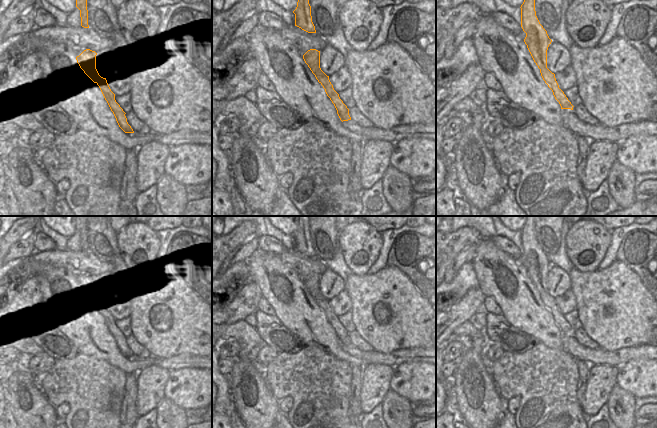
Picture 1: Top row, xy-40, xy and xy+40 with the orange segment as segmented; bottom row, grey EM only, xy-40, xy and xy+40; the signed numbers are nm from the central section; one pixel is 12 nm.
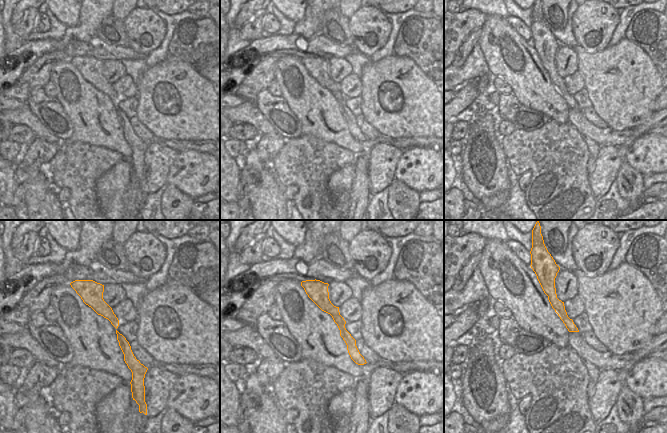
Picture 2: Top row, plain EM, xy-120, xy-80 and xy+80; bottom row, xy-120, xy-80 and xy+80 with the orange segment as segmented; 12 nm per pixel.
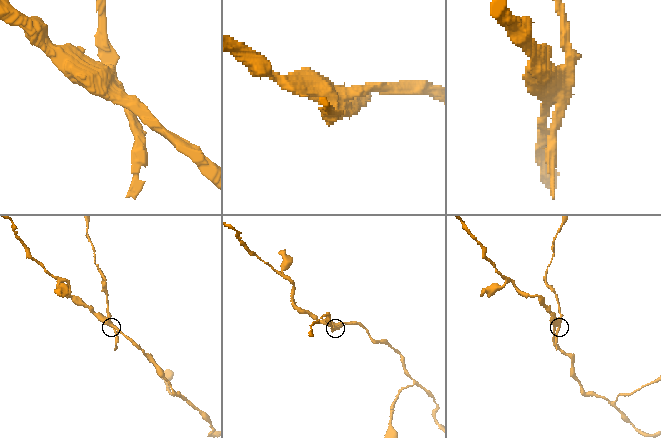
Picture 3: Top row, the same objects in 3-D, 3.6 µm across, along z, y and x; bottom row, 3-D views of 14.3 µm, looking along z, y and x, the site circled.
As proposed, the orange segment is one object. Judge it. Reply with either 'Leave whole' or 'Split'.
Split.

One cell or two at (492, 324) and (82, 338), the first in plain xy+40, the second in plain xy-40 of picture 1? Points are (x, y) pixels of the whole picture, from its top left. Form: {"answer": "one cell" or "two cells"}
{"answer": "two cells"}

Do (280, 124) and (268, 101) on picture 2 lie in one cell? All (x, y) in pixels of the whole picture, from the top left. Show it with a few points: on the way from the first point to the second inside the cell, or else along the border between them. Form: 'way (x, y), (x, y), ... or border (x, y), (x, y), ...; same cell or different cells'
way (280, 118), (272, 107); same cell

